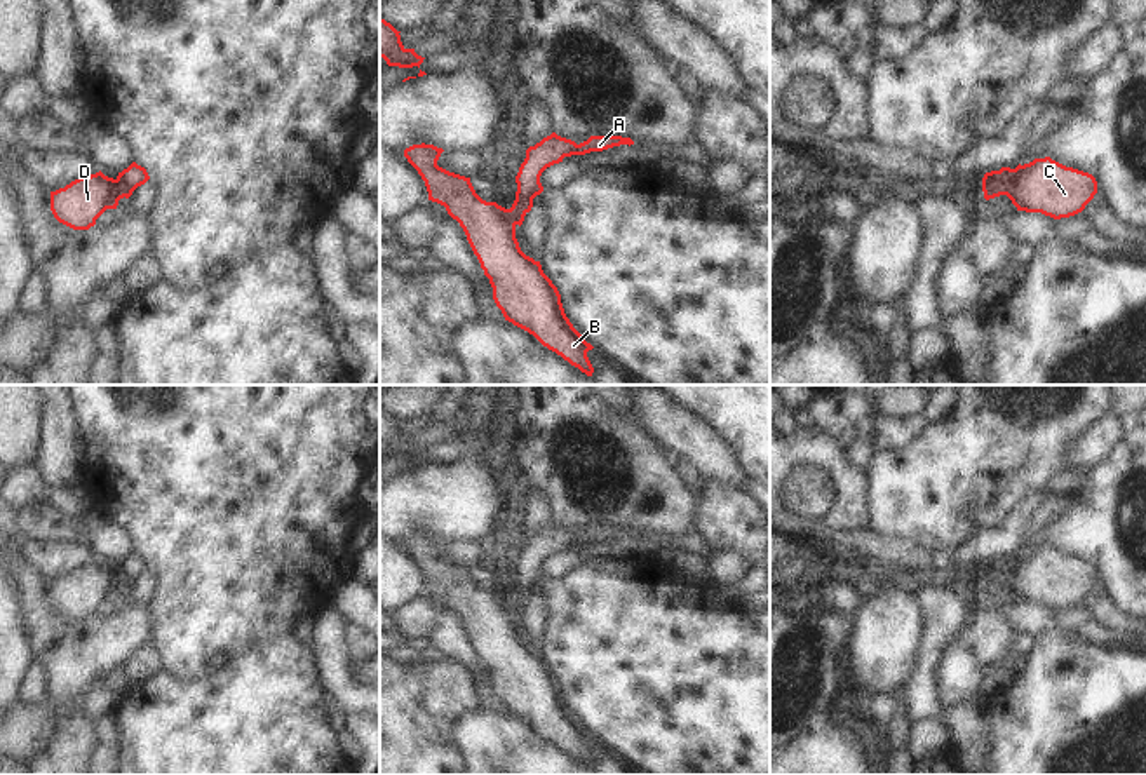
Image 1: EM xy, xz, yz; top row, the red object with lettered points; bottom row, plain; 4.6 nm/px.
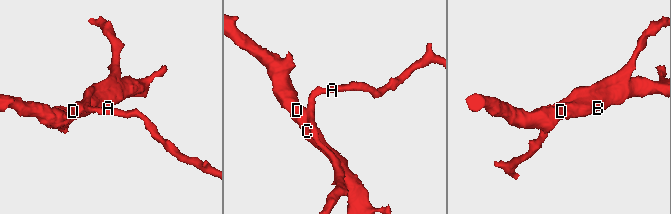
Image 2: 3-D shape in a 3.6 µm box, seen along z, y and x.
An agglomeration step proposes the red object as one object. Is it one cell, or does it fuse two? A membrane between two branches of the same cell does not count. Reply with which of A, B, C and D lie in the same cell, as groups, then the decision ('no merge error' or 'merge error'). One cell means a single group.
A / B C D | merge error

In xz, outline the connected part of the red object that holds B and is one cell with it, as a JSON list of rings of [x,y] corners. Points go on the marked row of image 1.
[[[421,143],[406,148],[404,157],[425,181],[428,200],[444,206],[463,228],[505,320],[528,331],[543,347],[592,376],[594,367],[587,352],[594,347],[566,317],[561,294],[543,273],[540,261],[521,251],[510,211],[482,200],[470,178],[439,167],[442,152]]]

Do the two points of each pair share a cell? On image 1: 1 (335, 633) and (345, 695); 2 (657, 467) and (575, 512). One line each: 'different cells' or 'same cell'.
1: same cell
2: same cell

